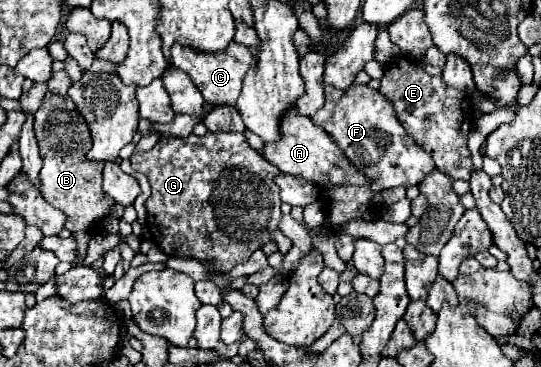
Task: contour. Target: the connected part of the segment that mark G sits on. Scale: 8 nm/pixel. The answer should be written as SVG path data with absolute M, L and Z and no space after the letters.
M206 132L204 136L190 134L186 138L162 138L148 152L134 152L132 158L134 172L142 172L150 180L152 194L146 200L148 228L152 240L168 256L176 258L196 258L214 260L216 268L232 270L236 264L246 262L254 250L262 248L270 234L280 224L280 194L274 178L280 170L262 158L240 132Z

